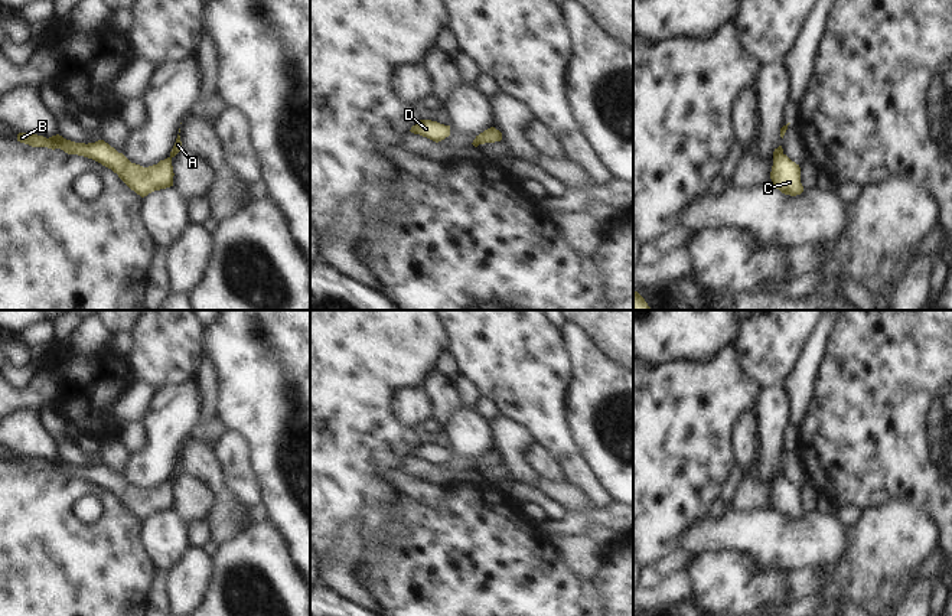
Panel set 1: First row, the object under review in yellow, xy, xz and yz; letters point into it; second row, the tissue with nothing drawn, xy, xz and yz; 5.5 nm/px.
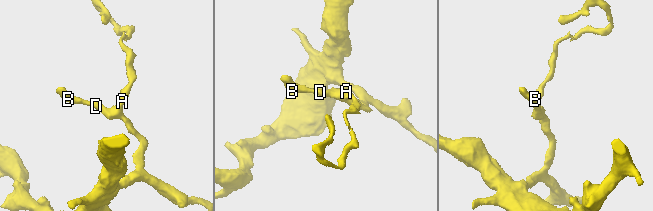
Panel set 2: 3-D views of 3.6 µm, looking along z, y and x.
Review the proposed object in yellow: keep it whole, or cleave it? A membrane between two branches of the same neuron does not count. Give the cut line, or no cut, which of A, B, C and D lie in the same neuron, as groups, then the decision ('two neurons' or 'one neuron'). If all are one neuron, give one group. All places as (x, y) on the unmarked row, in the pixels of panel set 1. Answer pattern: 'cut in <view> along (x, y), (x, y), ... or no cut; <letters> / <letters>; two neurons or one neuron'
no cut; A B C D; one neuron

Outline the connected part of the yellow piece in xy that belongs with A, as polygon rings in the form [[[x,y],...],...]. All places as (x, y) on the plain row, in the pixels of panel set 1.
[[[19,456],[17,465],[29,467],[32,470],[61,472],[68,478],[78,478],[92,482],[102,489],[111,492],[118,501],[141,521],[160,512],[173,509],[173,489],[172,482],[183,475],[180,459],[177,457],[176,466],[170,475],[170,479],[160,483],[157,488],[143,490],[131,486],[123,476],[118,476],[104,463],[95,466],[75,466],[56,457],[49,462],[30,456]]]

